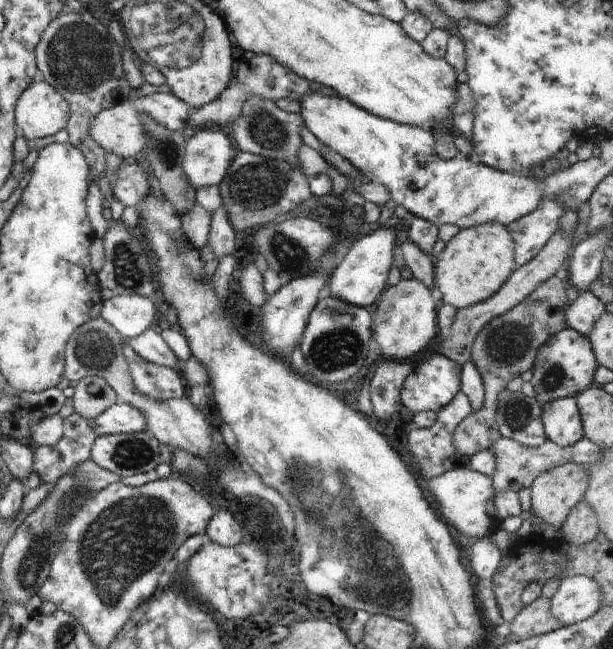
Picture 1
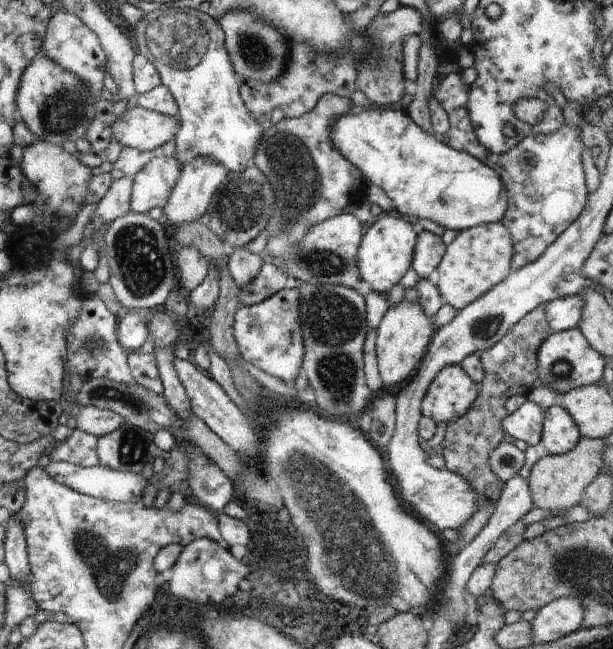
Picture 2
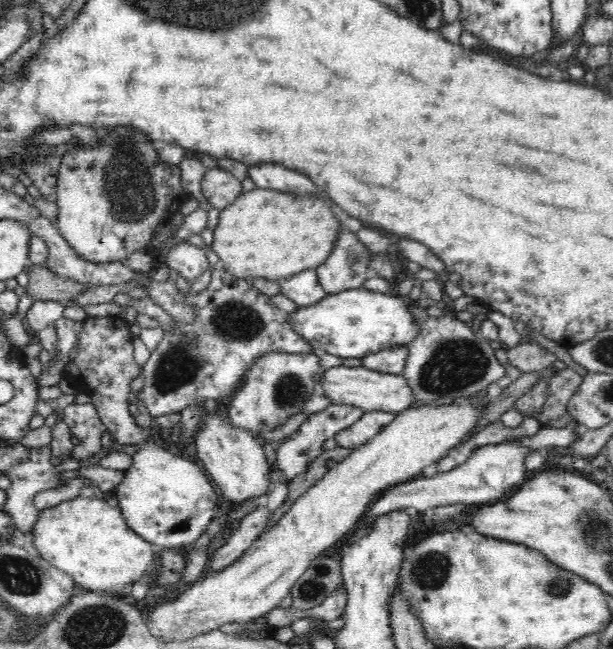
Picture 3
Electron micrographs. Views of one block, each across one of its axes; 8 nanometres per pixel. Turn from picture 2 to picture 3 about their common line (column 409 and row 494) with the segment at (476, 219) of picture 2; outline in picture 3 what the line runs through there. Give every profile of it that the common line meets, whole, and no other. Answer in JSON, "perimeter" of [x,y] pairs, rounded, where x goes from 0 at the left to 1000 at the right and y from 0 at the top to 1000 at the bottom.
{"perimeter":[[[253,675],[237,680],[228,692],[215,703],[215,715],[204,724],[201,741],[188,752],[192,778],[209,810],[227,823],[238,835],[254,844],[300,846],[305,840],[320,837],[333,823],[336,810],[352,797],[359,795],[359,763],[349,746],[339,740],[336,726],[328,724],[303,703],[292,703],[284,695],[272,695],[251,684]]]}

